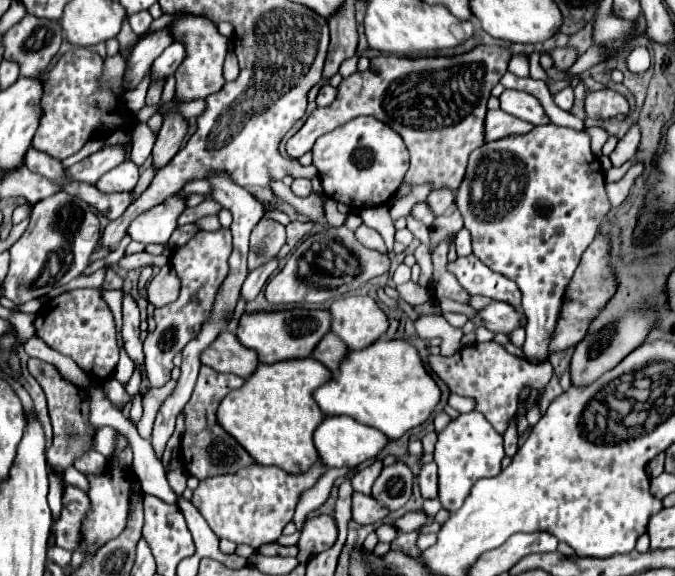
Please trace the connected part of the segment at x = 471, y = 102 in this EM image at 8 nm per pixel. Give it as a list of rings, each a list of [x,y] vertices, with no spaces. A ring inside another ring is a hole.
[[[478,46],[478,48],[470,50],[468,54],[454,56],[454,58],[416,58],[416,60],[398,58],[398,56],[372,58],[370,68],[366,72],[354,72],[352,76],[348,76],[340,82],[338,96],[330,106],[316,108],[308,116],[304,126],[288,140],[286,152],[292,158],[300,158],[314,146],[314,142],[322,134],[342,126],[344,122],[348,122],[356,116],[374,116],[374,118],[386,122],[392,130],[396,130],[402,136],[402,140],[406,142],[406,148],[410,152],[410,168],[404,178],[406,182],[412,182],[412,184],[432,182],[434,188],[448,186],[456,192],[464,178],[464,170],[466,170],[470,152],[484,144],[482,118],[486,114],[486,100],[490,98],[492,88],[498,84],[498,80],[506,72],[508,60],[510,60],[510,52],[500,46]]]

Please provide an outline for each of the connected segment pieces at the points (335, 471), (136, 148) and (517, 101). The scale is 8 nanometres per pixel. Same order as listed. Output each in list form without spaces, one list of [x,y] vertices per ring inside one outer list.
[[[329,468],[326,471],[326,476],[320,478],[312,490],[306,490],[306,492],[300,494],[300,500],[298,500],[298,506],[296,506],[296,514],[294,514],[294,524],[296,524],[298,530],[302,528],[302,522],[308,516],[308,512],[320,508],[326,502],[334,480],[346,475],[351,470],[354,471],[354,474],[357,472],[356,469],[352,468]]]
[[[139,123],[132,132],[131,159],[140,167],[151,155],[156,137],[146,123]]]
[[[504,90],[500,96],[500,108],[520,120],[526,120],[530,124],[546,124],[550,122],[548,116],[544,114],[540,102],[528,94],[528,92],[518,92],[518,90]]]

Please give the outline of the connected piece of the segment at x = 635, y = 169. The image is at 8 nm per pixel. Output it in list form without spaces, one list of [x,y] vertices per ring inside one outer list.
[[[636,162],[636,164],[624,174],[622,180],[618,180],[618,182],[608,182],[608,184],[606,184],[606,192],[608,192],[608,198],[610,198],[610,202],[612,202],[612,208],[618,208],[618,206],[626,200],[630,188],[632,188],[632,184],[634,184],[634,180],[636,180],[640,174],[642,174],[642,164]]]

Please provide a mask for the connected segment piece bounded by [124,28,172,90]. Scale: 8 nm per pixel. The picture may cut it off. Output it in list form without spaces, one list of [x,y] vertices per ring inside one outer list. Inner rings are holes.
[[[164,28],[164,30],[158,30],[150,36],[146,36],[144,40],[138,42],[138,46],[134,46],[128,62],[126,62],[126,70],[124,70],[124,82],[128,84],[126,90],[134,90],[142,78],[148,74],[152,62],[172,44],[172,38],[170,38],[170,32]]]

